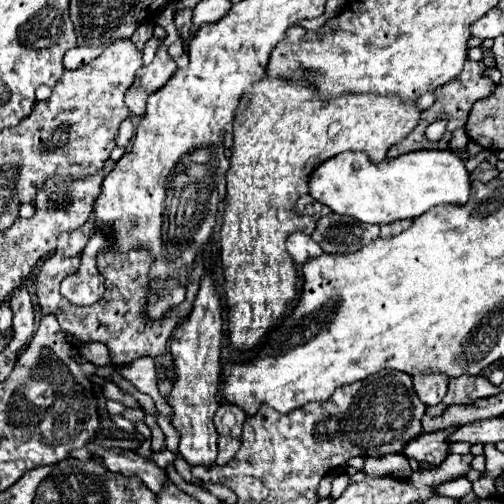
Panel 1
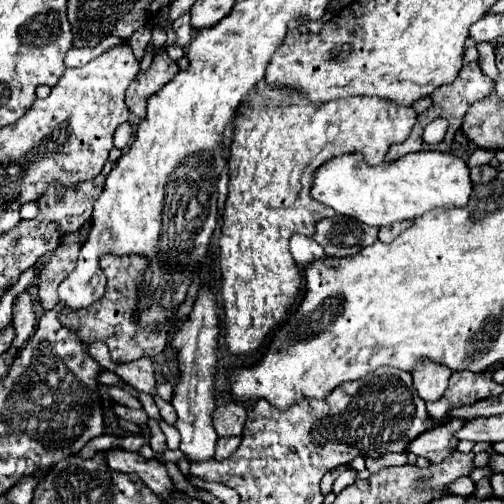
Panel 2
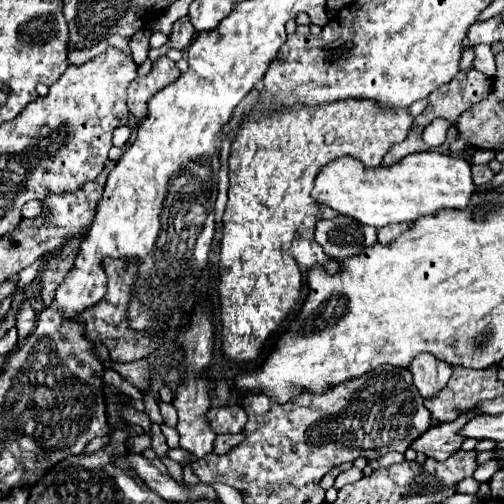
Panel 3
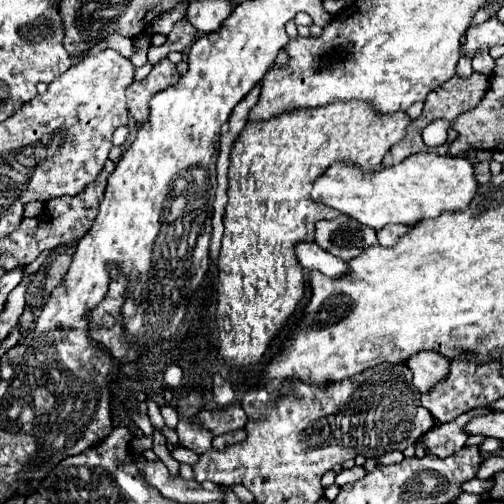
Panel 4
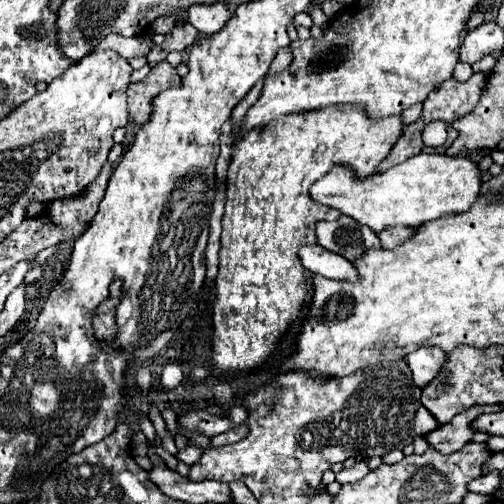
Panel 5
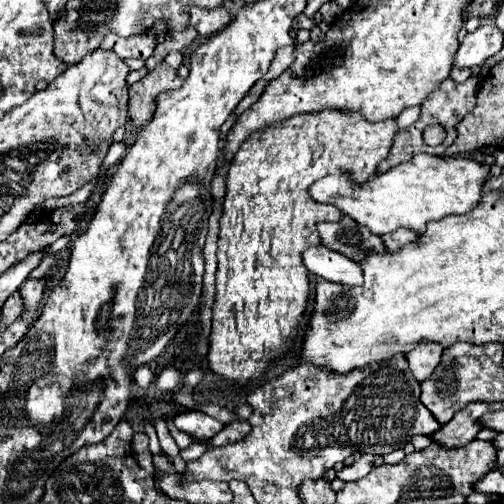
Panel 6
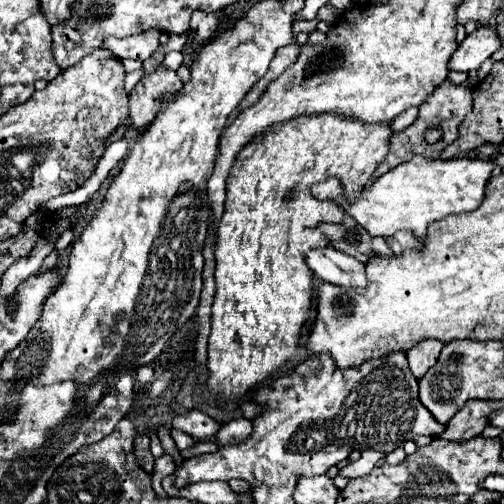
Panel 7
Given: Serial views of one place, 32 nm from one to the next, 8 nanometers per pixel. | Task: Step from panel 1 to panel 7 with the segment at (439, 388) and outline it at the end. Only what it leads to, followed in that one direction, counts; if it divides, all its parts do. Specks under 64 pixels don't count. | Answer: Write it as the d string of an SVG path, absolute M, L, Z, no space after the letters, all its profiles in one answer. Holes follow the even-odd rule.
M422 340L406 354L410 370L418 380L428 372L428 368L432 368L432 364L436 364L436 358L440 356L442 348L444 344L440 340Z

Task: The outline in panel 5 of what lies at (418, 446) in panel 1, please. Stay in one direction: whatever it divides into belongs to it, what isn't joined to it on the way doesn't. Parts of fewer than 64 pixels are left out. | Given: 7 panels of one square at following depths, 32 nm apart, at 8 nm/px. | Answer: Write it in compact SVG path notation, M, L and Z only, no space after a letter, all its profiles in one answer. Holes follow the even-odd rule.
M474 406L468 408L466 412L460 412L454 420L450 420L444 426L438 426L436 430L428 432L426 442L436 448L436 452L440 454L452 454L458 452L464 444L468 444L468 440L472 438L472 430L470 430L470 422L474 418L478 418L484 412L494 412L498 410L498 406Z

